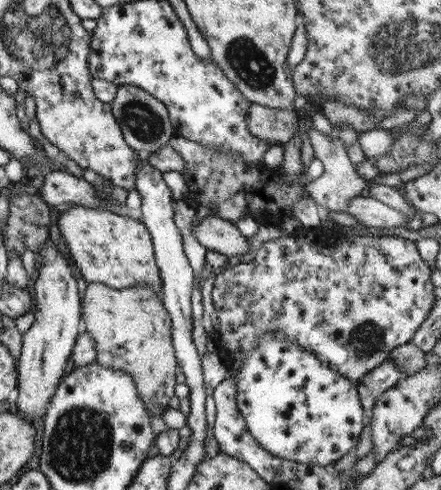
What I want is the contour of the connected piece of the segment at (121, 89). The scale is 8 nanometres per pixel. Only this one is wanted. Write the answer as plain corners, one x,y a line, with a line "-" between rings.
117,85
117,95
110,106
122,129
126,144
138,154
150,154
166,146
175,135
167,109
158,104
154,96
141,88
132,85

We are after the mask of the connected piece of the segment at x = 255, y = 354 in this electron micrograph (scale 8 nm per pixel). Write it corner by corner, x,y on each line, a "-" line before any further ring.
265,332
263,338
259,338
257,346
253,350
250,350
248,357
243,360
241,368
235,372
235,375
229,373
228,378
235,381
238,390
236,393
236,400
238,400
236,404
238,404
238,412
240,412
240,415
244,418
244,422
246,422
247,432
258,442
258,445
263,450
270,452
274,456
278,456
278,458
302,462
302,464
308,464
309,466
323,467
332,464
332,462
338,462
340,458
344,458
360,442
362,430
364,430
365,423
368,420
368,414
366,414
362,408
362,403
360,403
358,385
356,385
358,383
351,382
348,378
331,370
327,365
316,359
314,353
298,348
293,340
289,340
282,332

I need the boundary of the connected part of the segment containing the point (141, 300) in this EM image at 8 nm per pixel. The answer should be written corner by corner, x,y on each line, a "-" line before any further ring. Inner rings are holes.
90,282
81,304
82,323
85,323
86,333
91,335
96,348
95,364
128,374
150,416
162,416
174,396
179,365
173,348
173,324
161,296
140,284
115,289
104,283

